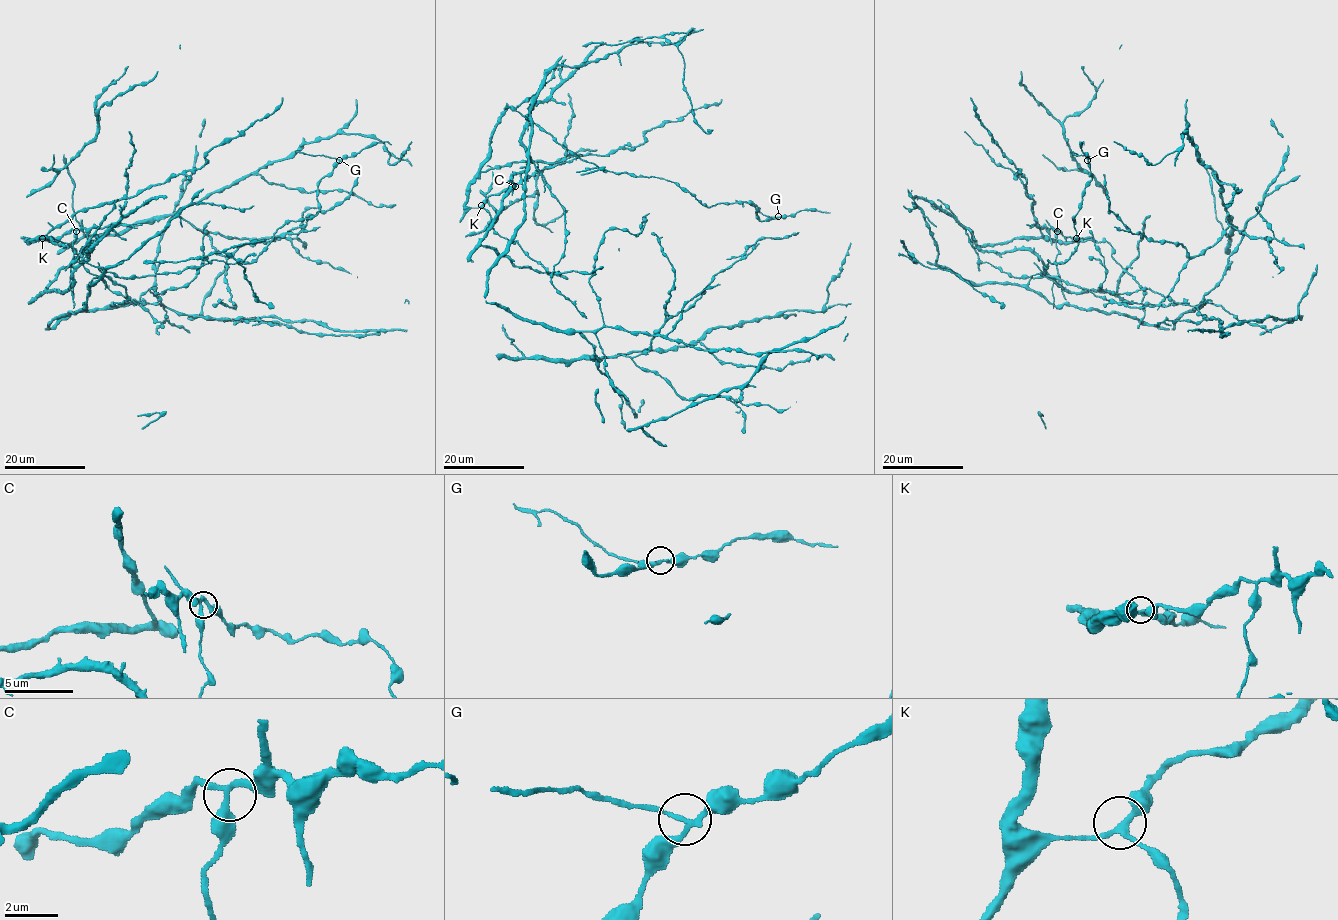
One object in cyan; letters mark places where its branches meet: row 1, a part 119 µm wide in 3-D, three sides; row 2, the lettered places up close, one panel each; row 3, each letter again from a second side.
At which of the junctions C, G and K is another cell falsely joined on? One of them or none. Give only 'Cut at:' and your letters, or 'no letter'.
Cut at: G

